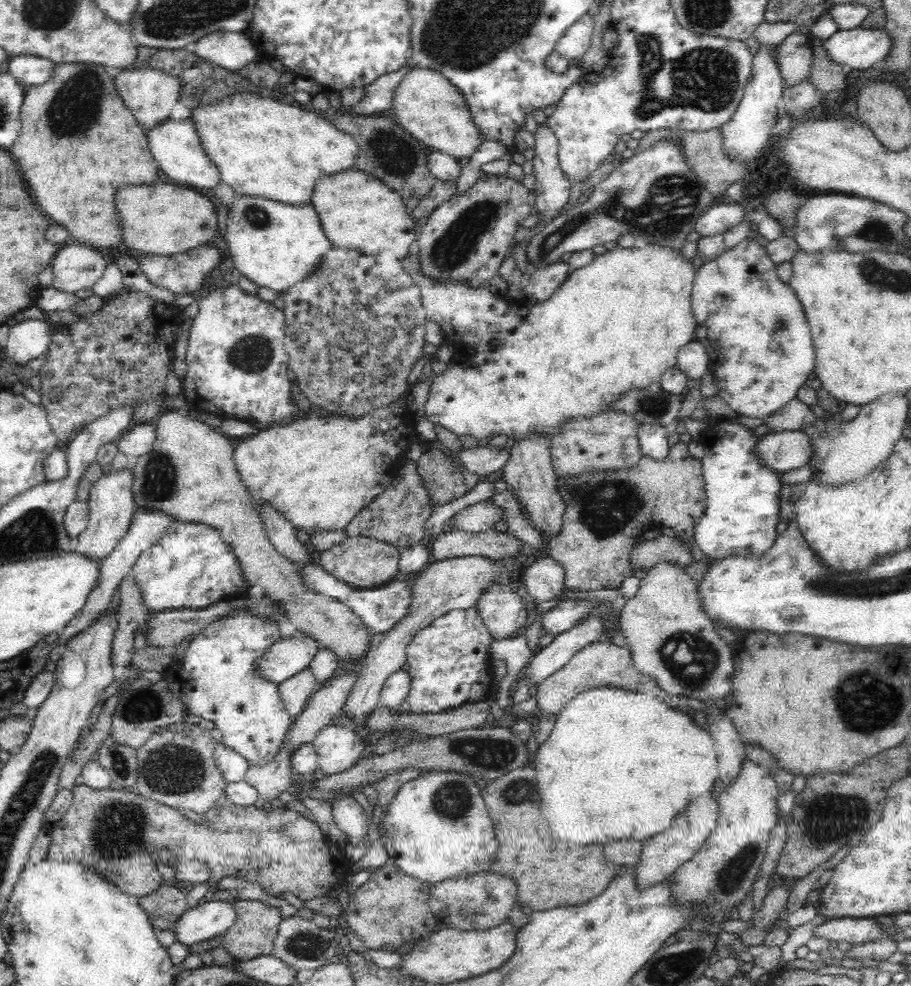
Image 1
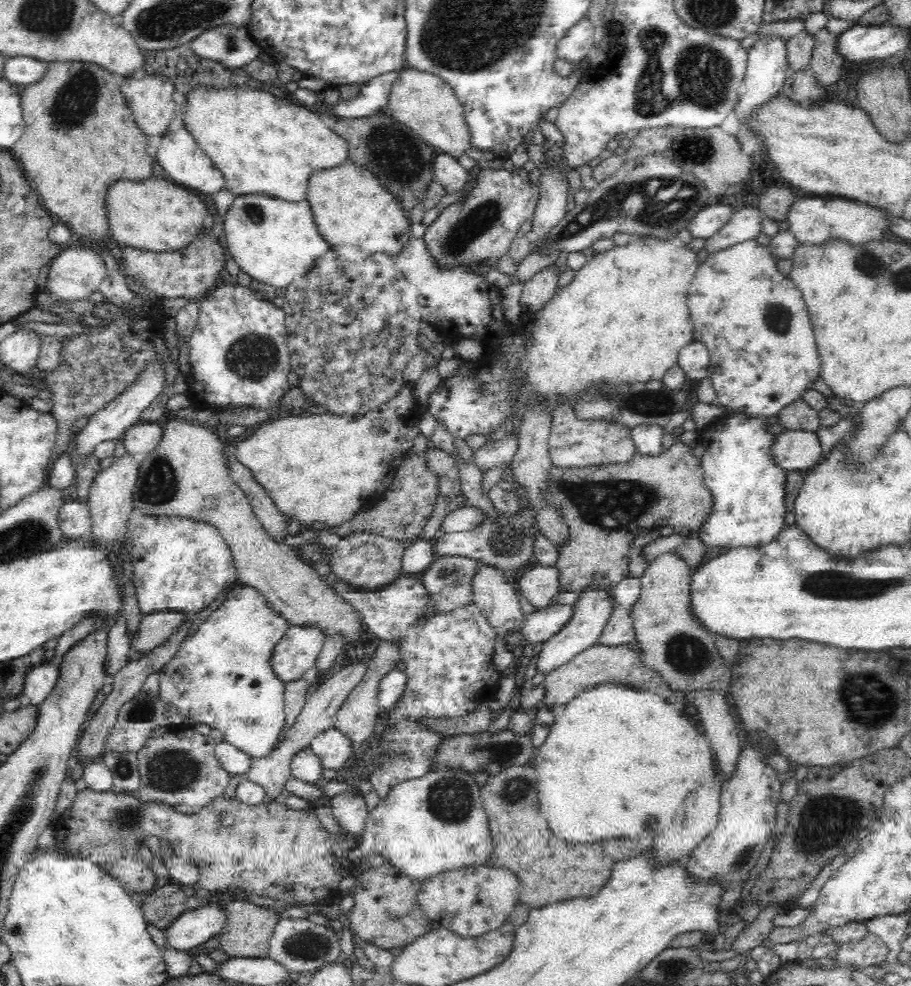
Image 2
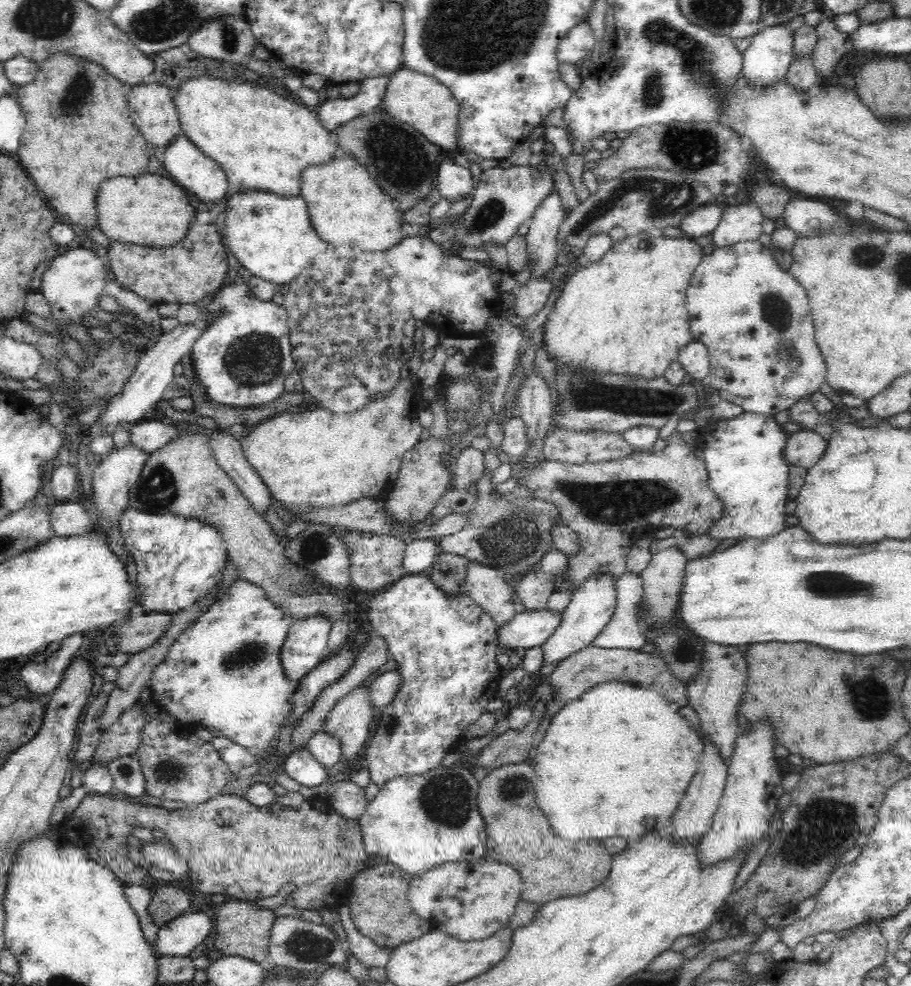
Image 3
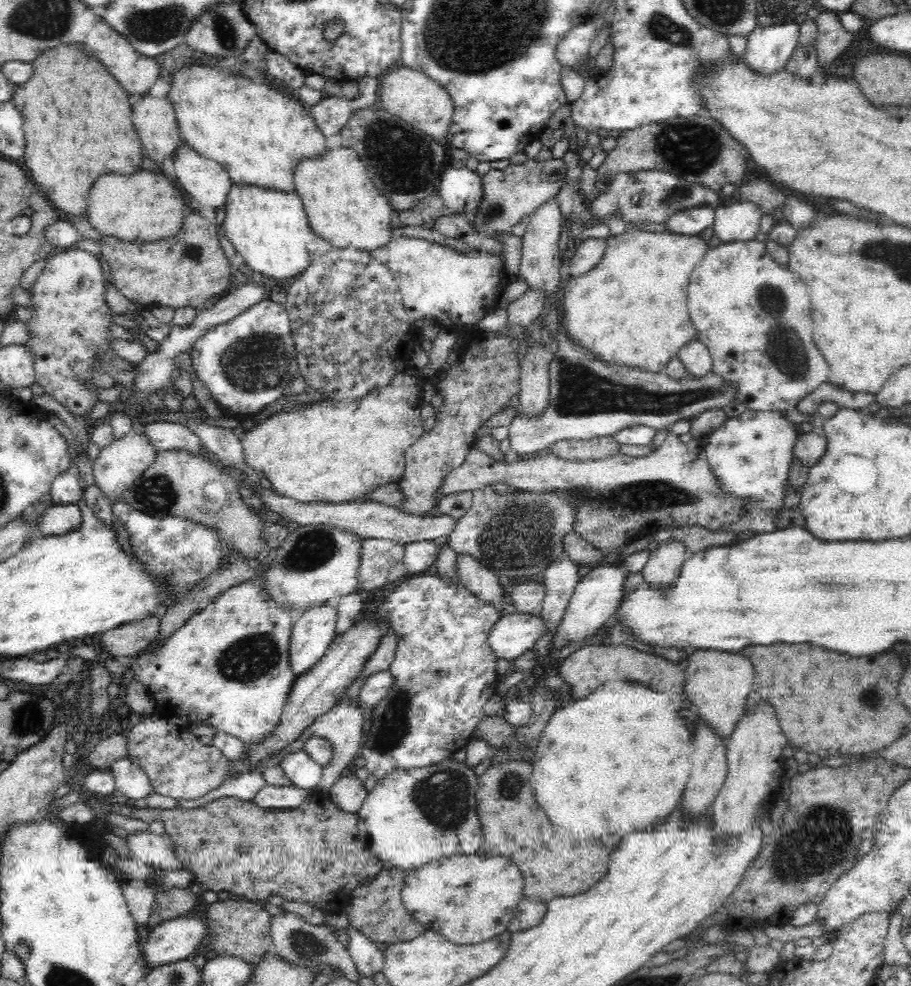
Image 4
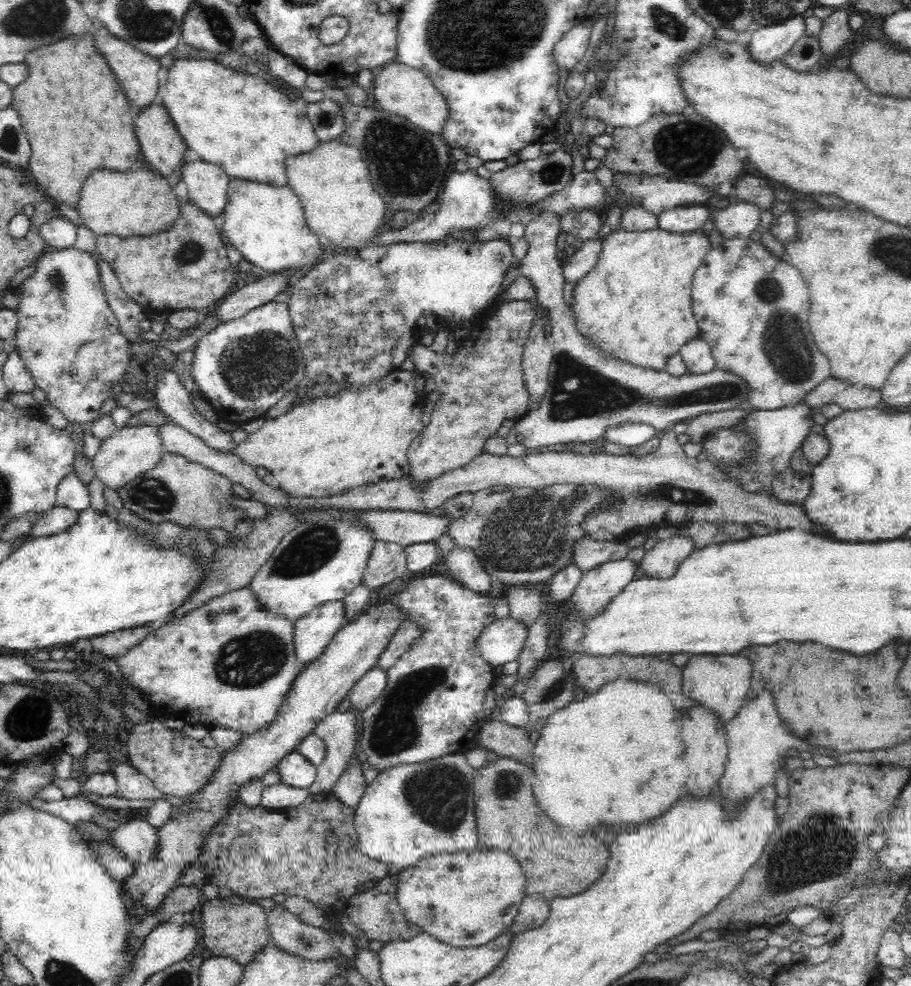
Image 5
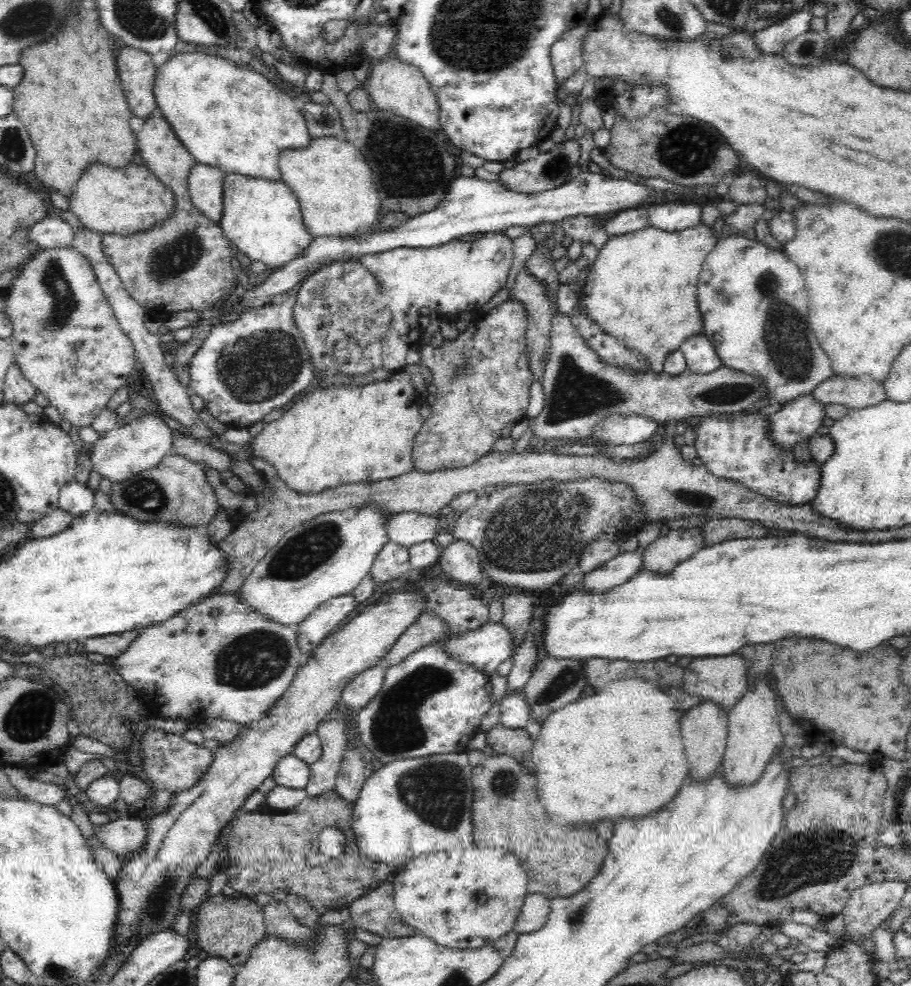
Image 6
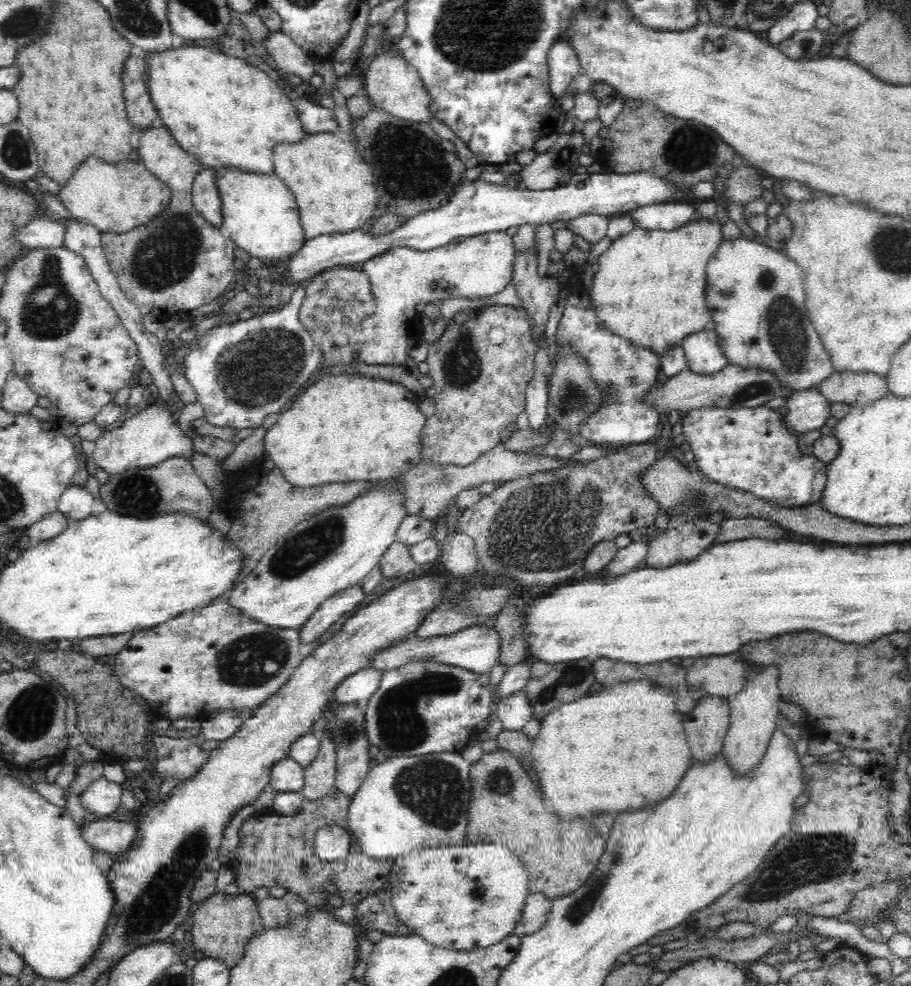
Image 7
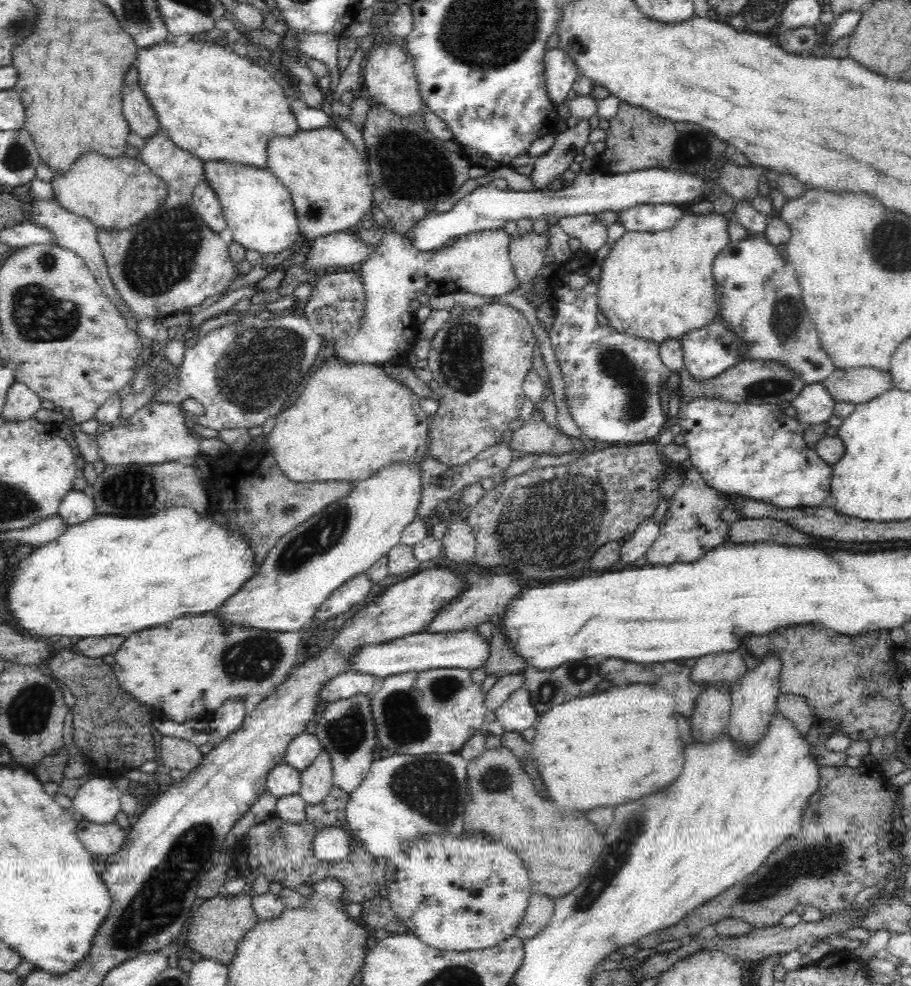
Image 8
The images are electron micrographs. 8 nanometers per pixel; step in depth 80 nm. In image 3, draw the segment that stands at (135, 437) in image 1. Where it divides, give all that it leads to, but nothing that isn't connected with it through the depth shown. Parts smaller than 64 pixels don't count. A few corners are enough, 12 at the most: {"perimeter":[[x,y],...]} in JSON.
{"perimeter":[[143,420],[128,429],[129,444],[147,454],[180,433],[178,424]]}

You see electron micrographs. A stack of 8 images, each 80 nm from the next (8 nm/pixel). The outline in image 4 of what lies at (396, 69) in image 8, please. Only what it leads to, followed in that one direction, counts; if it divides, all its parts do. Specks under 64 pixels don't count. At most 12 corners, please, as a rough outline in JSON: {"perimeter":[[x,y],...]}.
{"perimeter":[[421,71],[382,76],[378,107],[430,136],[449,134],[454,103]]}

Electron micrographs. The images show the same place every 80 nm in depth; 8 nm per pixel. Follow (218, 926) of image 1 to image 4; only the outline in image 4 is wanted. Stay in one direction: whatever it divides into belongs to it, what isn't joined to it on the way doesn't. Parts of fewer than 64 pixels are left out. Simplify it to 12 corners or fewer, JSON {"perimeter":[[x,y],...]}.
{"perimeter":[[180,916],[155,926],[143,947],[149,968],[187,959],[206,923]]}

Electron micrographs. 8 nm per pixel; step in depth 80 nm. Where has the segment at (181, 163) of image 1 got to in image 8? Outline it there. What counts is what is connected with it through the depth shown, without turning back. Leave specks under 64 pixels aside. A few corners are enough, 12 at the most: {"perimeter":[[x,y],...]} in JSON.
{"perimeter":[[205,178],[192,194],[193,208],[214,232],[226,225],[221,202]]}

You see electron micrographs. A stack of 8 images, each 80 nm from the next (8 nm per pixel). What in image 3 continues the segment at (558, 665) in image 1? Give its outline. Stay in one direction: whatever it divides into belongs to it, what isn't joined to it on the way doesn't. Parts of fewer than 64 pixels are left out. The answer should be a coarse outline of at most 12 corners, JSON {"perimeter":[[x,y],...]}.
{"perimeter":[[589,578],[573,591],[541,644],[556,666],[593,644],[612,618],[615,582]]}

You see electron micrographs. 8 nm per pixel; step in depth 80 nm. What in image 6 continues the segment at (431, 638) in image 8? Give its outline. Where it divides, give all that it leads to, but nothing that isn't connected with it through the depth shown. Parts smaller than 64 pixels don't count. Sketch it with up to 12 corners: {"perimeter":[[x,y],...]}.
{"perimeter":[[490,620],[445,651],[491,676],[513,658],[513,634]]}

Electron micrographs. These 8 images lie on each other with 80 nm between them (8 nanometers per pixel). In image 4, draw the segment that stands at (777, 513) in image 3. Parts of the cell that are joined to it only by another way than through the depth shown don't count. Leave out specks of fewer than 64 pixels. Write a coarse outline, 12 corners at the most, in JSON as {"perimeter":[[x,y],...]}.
{"perimeter":[[746,410],[701,455],[742,501],[721,530],[766,534],[783,508],[795,424]]}

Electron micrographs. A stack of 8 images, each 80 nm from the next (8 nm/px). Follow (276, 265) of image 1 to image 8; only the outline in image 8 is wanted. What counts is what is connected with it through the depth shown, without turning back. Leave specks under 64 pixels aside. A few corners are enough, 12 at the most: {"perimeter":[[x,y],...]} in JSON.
{"perimeter":[[206,161],[233,242],[262,256],[301,233],[270,169]]}

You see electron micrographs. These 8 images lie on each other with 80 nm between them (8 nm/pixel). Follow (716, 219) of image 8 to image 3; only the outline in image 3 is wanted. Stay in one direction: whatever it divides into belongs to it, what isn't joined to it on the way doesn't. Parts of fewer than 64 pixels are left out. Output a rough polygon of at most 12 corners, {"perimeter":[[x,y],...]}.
{"perimeter":[[688,237],[613,242],[563,286],[555,365],[664,376],[693,342]]}

